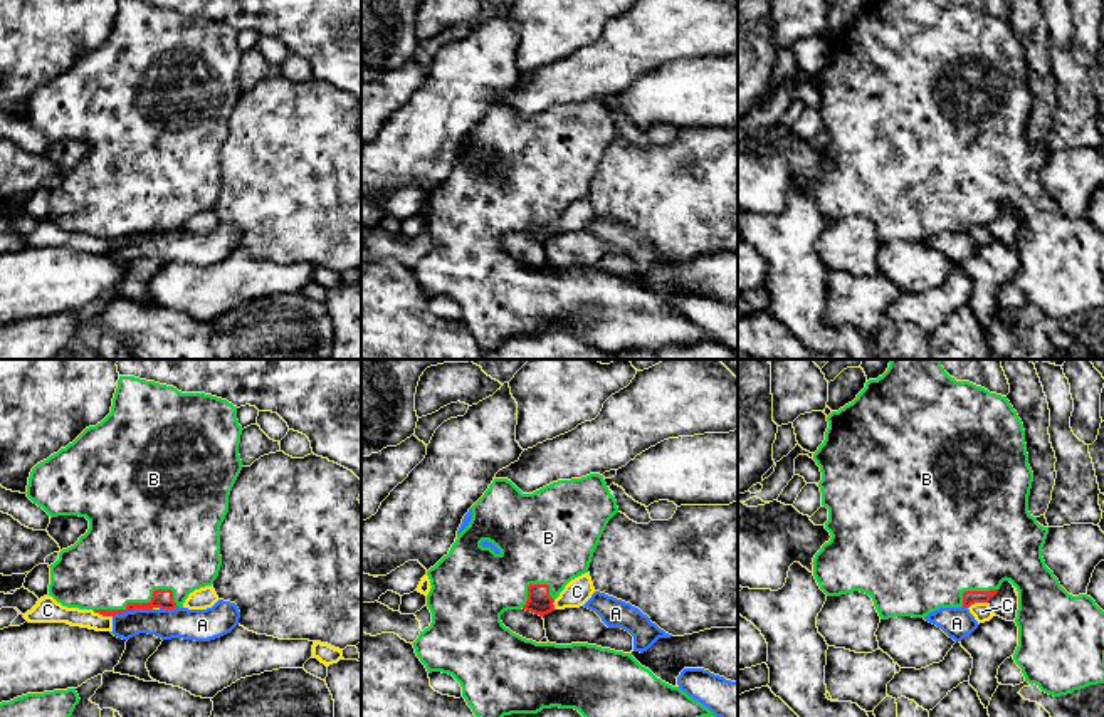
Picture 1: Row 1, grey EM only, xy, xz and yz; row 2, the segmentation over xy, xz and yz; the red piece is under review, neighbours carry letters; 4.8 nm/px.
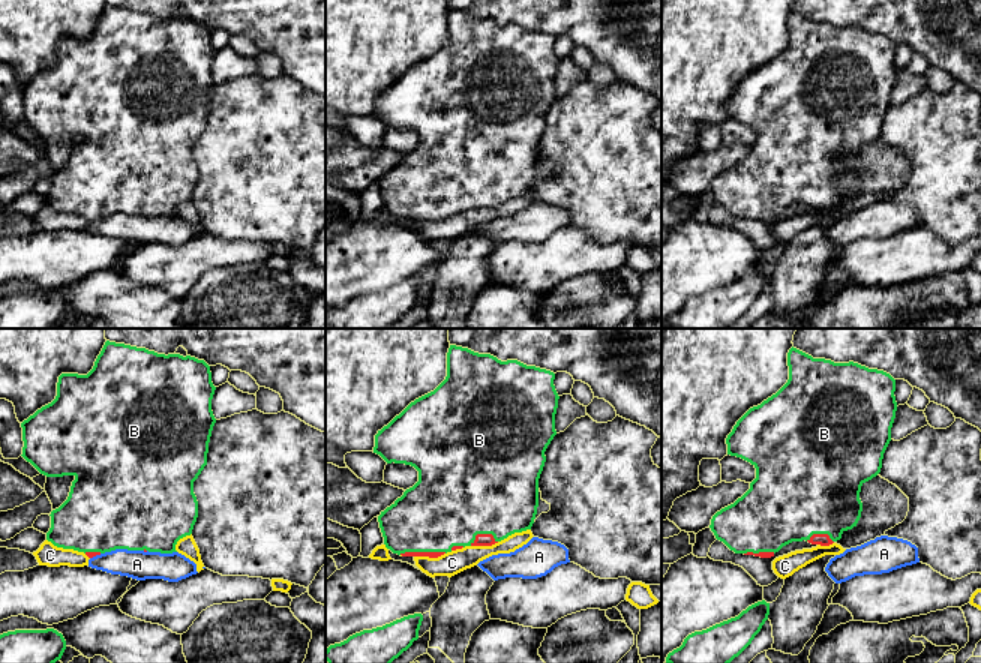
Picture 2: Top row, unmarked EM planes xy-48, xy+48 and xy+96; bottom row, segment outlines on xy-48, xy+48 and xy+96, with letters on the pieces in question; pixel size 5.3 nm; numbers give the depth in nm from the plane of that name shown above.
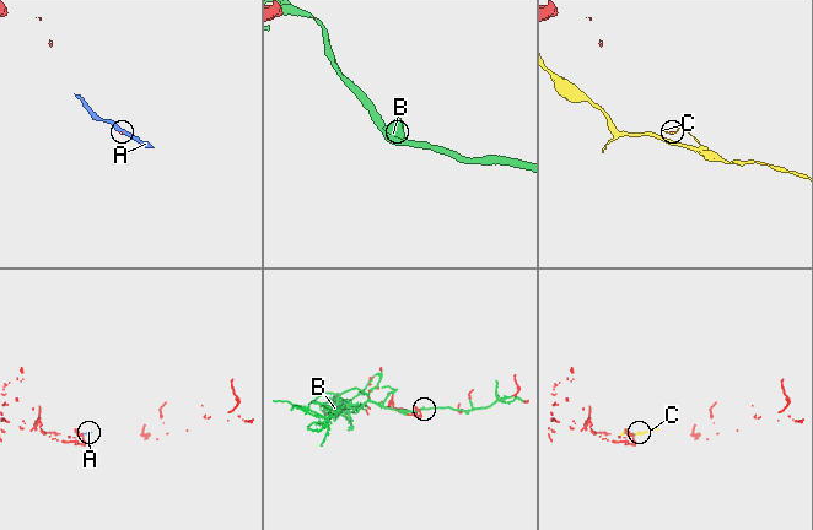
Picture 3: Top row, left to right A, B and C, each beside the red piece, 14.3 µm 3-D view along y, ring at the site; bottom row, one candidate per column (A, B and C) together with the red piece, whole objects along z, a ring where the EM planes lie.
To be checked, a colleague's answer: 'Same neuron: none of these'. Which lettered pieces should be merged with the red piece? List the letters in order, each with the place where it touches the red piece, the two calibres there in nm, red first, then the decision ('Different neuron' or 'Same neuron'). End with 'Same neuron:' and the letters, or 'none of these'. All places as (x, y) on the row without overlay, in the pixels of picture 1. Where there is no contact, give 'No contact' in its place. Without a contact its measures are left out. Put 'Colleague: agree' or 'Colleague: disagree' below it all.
A: Touches red at xy (131, 234). Thickness 100 nm (red) against 140 nm. Different neuron
B: Touches red at xy (141, 227). Thickness 100 nm (red) against 440 nm. Same neuron
C: Touches red at yz (977, 225). Thickness 70 nm (red) against 90 nm. Different neuron
Same neuron: B
Colleague: disagree

